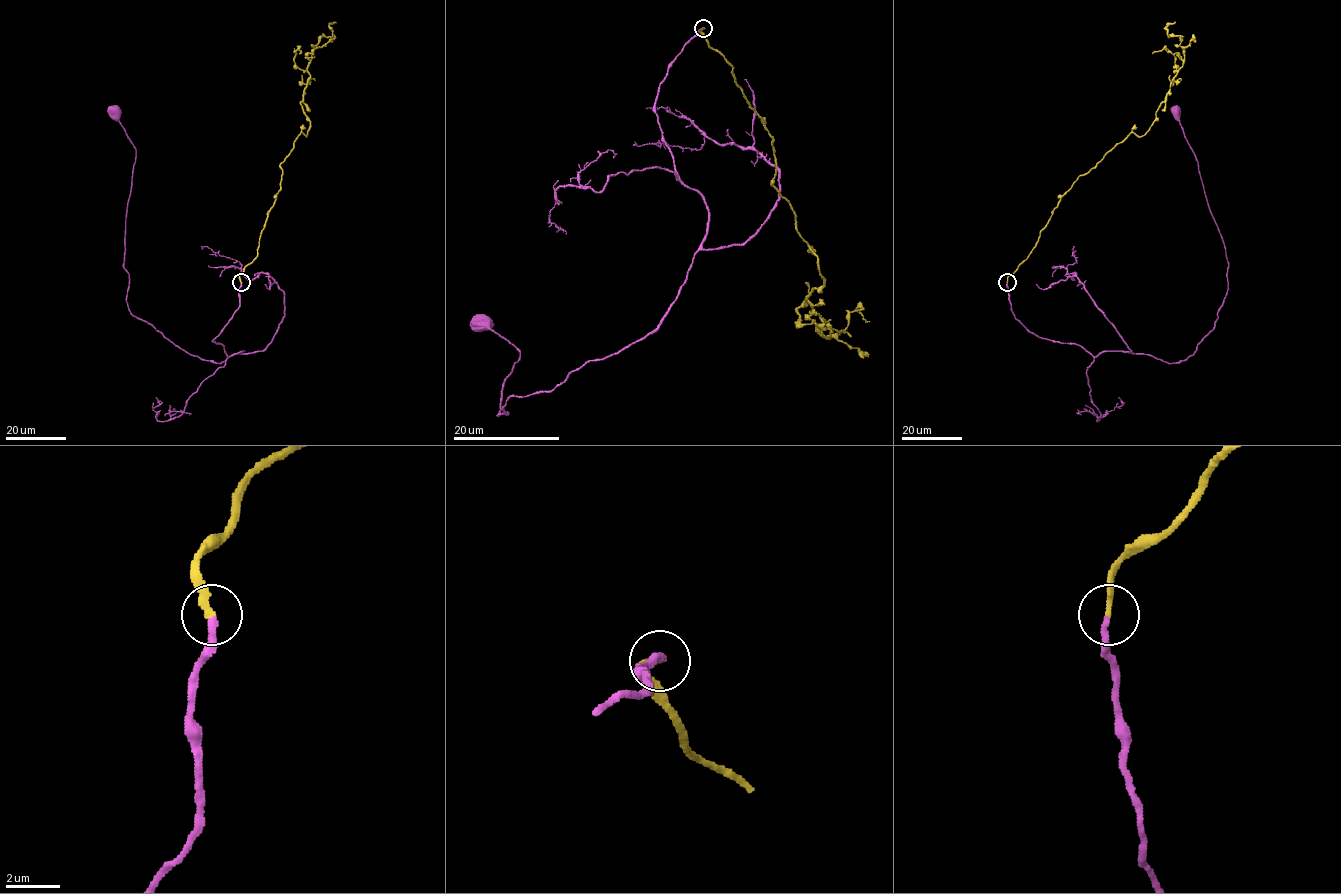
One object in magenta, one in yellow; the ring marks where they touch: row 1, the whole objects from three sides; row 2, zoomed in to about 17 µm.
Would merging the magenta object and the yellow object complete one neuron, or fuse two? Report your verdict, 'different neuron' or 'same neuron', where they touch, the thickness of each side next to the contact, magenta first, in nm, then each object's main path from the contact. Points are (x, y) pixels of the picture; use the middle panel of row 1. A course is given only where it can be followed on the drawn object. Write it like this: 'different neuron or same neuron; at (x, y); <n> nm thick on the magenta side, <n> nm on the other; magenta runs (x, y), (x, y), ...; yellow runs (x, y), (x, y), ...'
same neuron; at (703, 28); 260 nm thick on the magenta side, 240 nm on the other; magenta runs (703, 28), (658, 89), (662, 141), (708, 212), (663, 321), (498, 415), (518, 351), (480, 323); yellow runs (703, 28), (772, 137), (772, 186), (824, 283), (808, 295), (820, 334), (843, 330), (857, 307), (869, 322)

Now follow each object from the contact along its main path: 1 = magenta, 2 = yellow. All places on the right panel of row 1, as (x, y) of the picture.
1: (1007, 282), (1014, 316), (1042, 338), (1094, 356), (1174, 363), (1195, 352), (1214, 327), (1228, 266), (1176, 112)
2: (1007, 282), (1076, 179), (1132, 132), (1142, 136), (1149, 129), (1184, 58), (1179, 37), (1167, 36), (1175, 23)

